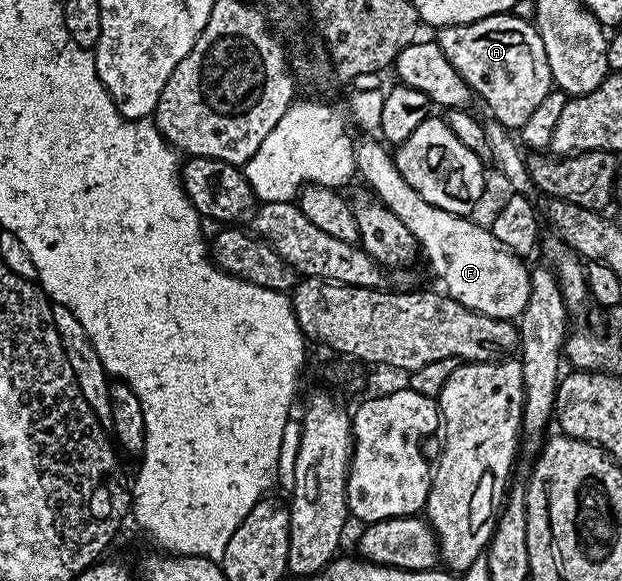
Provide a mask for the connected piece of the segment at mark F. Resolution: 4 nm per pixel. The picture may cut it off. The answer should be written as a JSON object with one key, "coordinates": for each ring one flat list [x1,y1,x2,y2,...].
{"coordinates":[[360,140,356,144,355,167,358,176,363,176,367,180,366,188,385,207,389,207,389,211,393,211,393,215,397,215,397,219,401,219,401,223,409,227,409,231,413,231,422,256,427,256,432,271,439,276,446,296,475,313,502,321,511,321,521,316,525,311,525,303,529,303,531,286,531,269,523,266,524,258,506,249,491,234,486,224,474,225,470,216,450,213,421,199,421,195,417,195,413,187,409,187,409,183,396,167,395,158,388,146,376,141]]}

